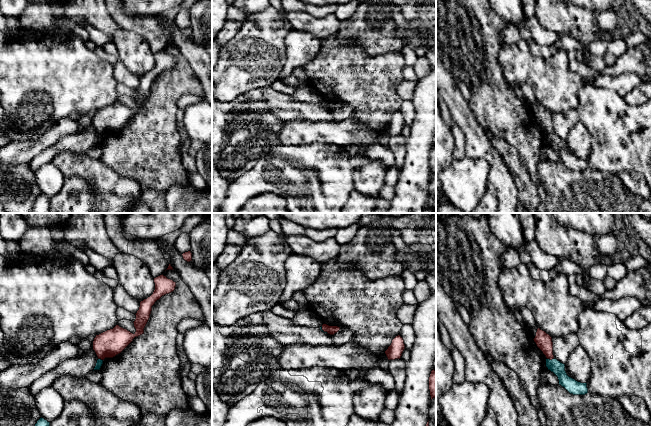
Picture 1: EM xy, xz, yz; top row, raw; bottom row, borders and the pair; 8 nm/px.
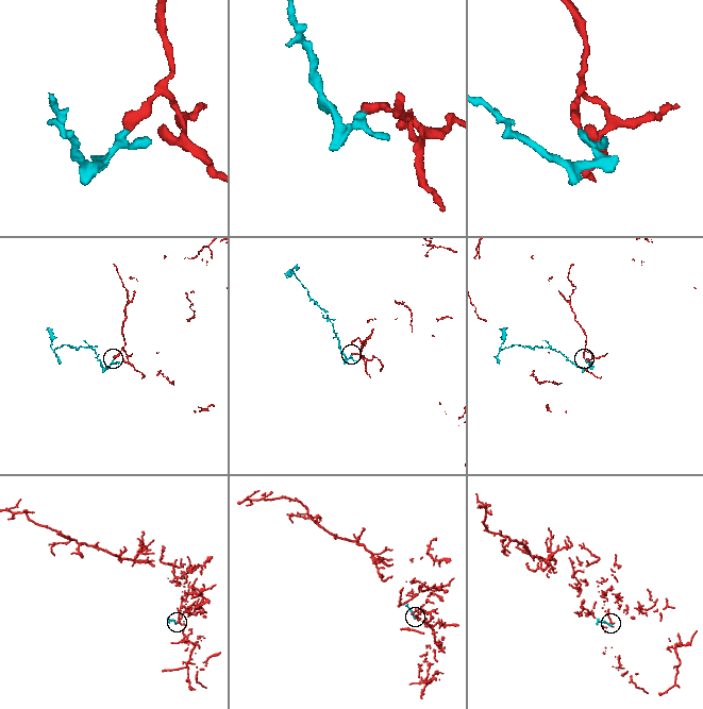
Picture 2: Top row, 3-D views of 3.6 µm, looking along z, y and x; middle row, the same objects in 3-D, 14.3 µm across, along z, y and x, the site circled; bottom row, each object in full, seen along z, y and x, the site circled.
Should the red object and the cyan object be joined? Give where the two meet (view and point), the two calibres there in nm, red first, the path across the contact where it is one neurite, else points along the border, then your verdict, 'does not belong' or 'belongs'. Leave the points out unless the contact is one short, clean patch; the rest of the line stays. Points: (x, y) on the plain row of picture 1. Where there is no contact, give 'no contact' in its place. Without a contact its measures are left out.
yz (550, 135) | 130/110 nm | along yz (554, 134), (547, 135) | does not belong

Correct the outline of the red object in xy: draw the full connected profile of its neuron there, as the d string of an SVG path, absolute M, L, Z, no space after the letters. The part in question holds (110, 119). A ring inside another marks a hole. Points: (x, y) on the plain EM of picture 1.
M163 50L154 54L155 66L153 70L140 78L136 95L133 98L136 108L133 110L127 105L116 101L113 105L107 106L96 111L93 117L93 126L98 135L113 134L120 130L135 113L144 110L144 104L150 94L152 82L162 72L169 70L175 66L176 58L168 55Z

